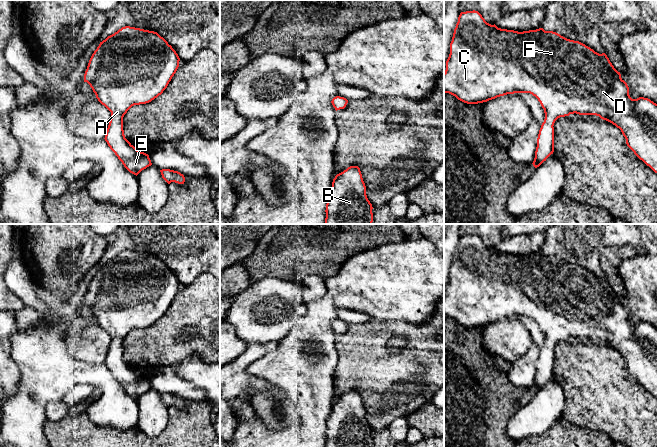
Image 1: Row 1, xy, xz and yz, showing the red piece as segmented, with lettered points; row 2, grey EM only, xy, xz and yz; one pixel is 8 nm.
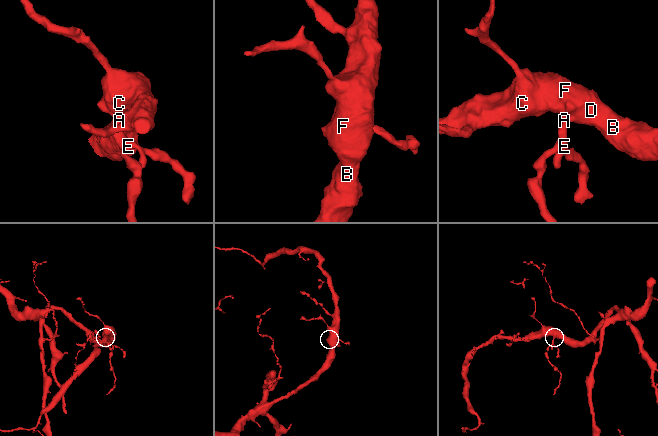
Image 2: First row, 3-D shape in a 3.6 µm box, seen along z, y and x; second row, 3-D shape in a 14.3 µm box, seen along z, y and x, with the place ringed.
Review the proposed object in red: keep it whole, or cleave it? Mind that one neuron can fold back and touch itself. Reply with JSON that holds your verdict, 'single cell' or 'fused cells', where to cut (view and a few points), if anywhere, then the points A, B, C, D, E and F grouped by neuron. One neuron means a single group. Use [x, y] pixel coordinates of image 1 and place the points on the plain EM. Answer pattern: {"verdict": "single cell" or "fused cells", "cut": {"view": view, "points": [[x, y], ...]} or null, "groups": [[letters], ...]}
{"verdict": "single cell", "cut": null, "groups": [["A", "B", "C", "D", "E", "F"]]}

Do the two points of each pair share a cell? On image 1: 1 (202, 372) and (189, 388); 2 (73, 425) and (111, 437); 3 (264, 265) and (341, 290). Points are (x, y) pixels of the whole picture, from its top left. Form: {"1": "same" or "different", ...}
{"1": "different", "2": "same", "3": "different"}

